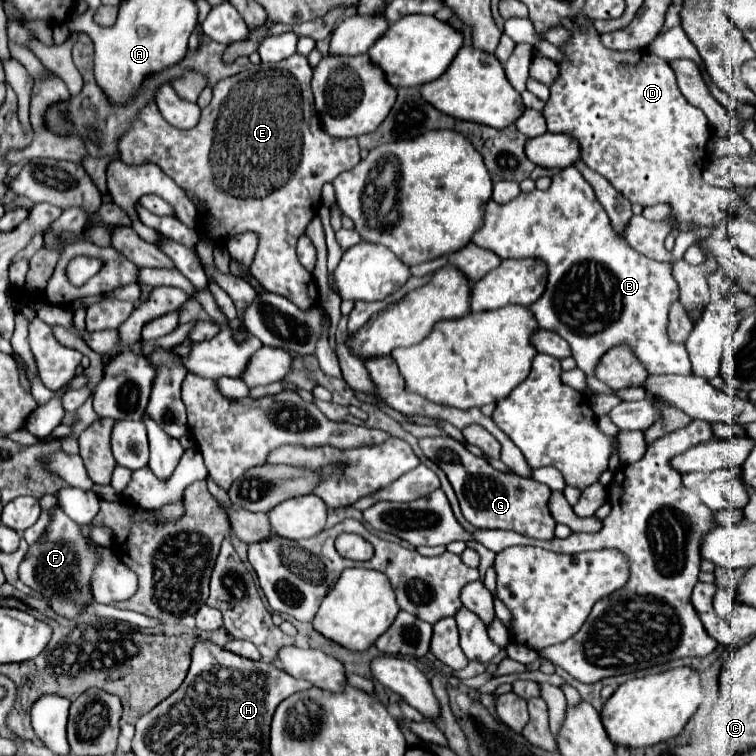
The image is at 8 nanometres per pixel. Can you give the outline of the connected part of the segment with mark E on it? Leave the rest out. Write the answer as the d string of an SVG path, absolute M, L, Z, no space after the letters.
M293 54L287 60L275 64L259 64L257 70L243 70L237 76L217 82L213 90L211 104L203 108L201 120L191 130L177 130L167 124L157 110L157 104L149 104L119 142L121 162L127 166L155 164L167 176L171 176L177 186L195 202L203 204L197 220L199 234L217 234L229 224L229 240L237 234L255 232L259 236L257 254L249 266L251 274L257 278L263 290L277 292L289 298L297 308L309 310L315 306L317 284L295 254L297 238L305 234L307 224L313 220L315 210L321 206L321 188L345 170L351 170L361 160L357 138L333 138L325 134L317 110L313 110L311 76L313 68L305 56Z

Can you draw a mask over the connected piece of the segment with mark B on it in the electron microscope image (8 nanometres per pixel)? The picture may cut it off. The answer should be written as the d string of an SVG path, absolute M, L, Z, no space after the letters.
M575 166L563 168L559 174L555 174L551 178L551 186L545 192L521 192L517 198L505 204L489 200L485 206L483 226L481 230L477 230L477 234L473 234L471 242L485 250L493 250L503 260L535 256L547 262L547 290L533 306L529 306L529 310L533 312L541 328L557 332L569 342L577 366L587 376L593 374L599 358L619 344L627 344L649 374L691 374L691 362L685 346L671 342L667 336L669 308L679 298L679 288L671 274L671 264L657 262L635 252L623 238L613 232L609 218L595 198L591 184Z

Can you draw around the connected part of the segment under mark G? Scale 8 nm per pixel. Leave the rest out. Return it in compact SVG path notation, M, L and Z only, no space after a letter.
M435 436L435 438L421 438L419 446L423 454L433 460L449 478L455 496L461 504L461 512L467 522L475 528L499 528L499 530L513 530L529 538L537 540L551 540L555 532L555 520L549 512L549 496L551 490L545 484L533 482L529 478L521 478L517 474L503 474L491 468L483 458L473 456L461 442Z

